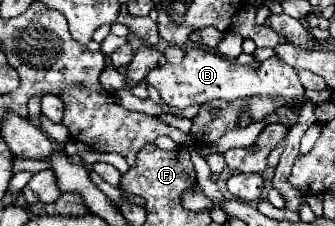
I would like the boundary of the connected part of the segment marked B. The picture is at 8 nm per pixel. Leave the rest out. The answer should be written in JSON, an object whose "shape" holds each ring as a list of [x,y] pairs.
{"shape":[[[200,48],[186,50],[186,56],[180,64],[164,64],[148,72],[146,80],[160,92],[162,100],[174,108],[188,108],[194,104],[204,104],[214,98],[222,100],[238,100],[246,96],[268,96],[268,98],[282,98],[284,106],[298,106],[300,98],[304,96],[304,88],[300,84],[298,72],[282,62],[280,58],[268,58],[258,68],[234,64],[214,52],[206,52]]]}

